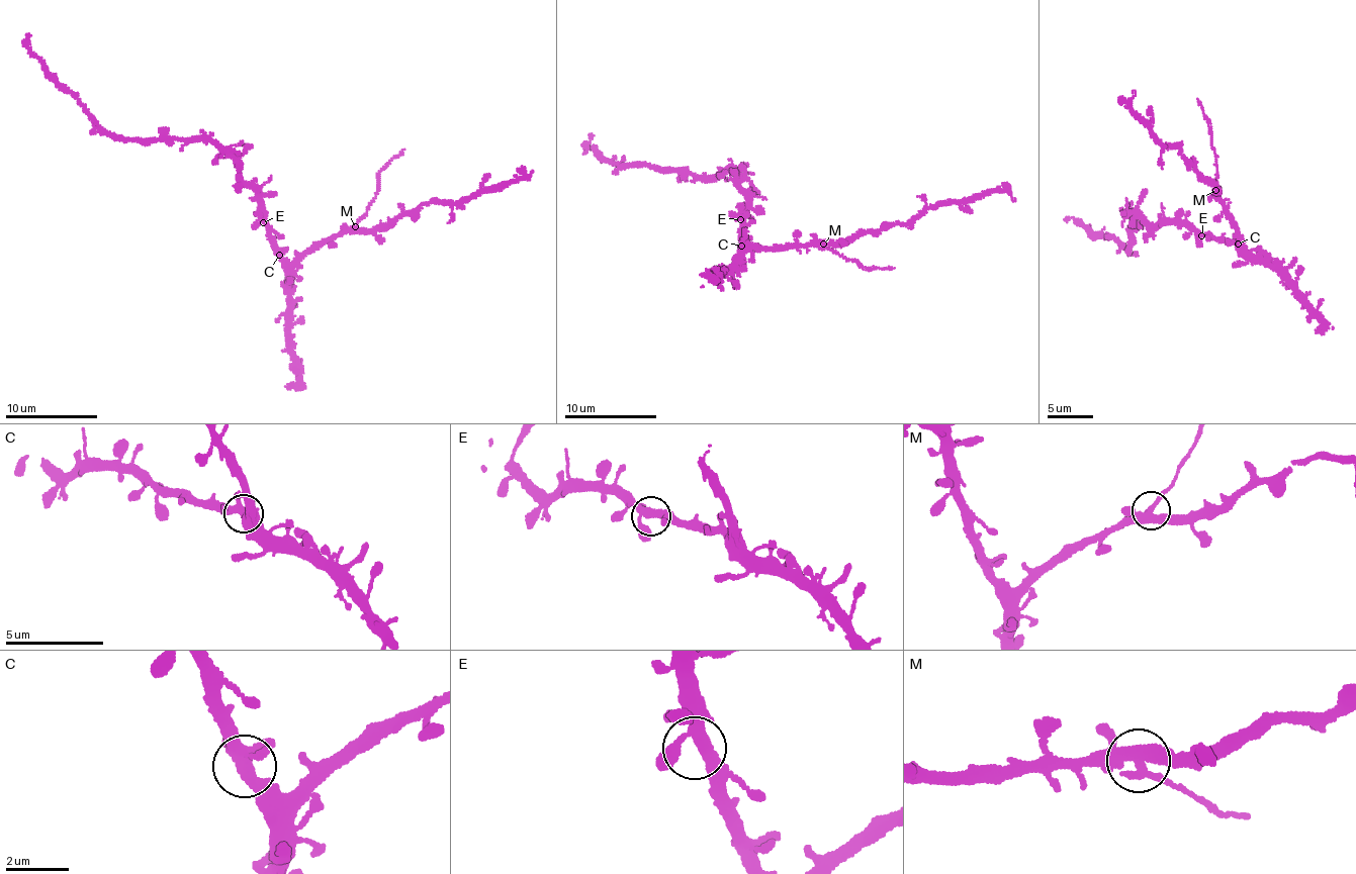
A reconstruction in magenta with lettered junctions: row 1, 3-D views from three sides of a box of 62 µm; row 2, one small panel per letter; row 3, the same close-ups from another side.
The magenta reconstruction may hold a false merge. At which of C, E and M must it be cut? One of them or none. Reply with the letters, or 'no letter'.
M

